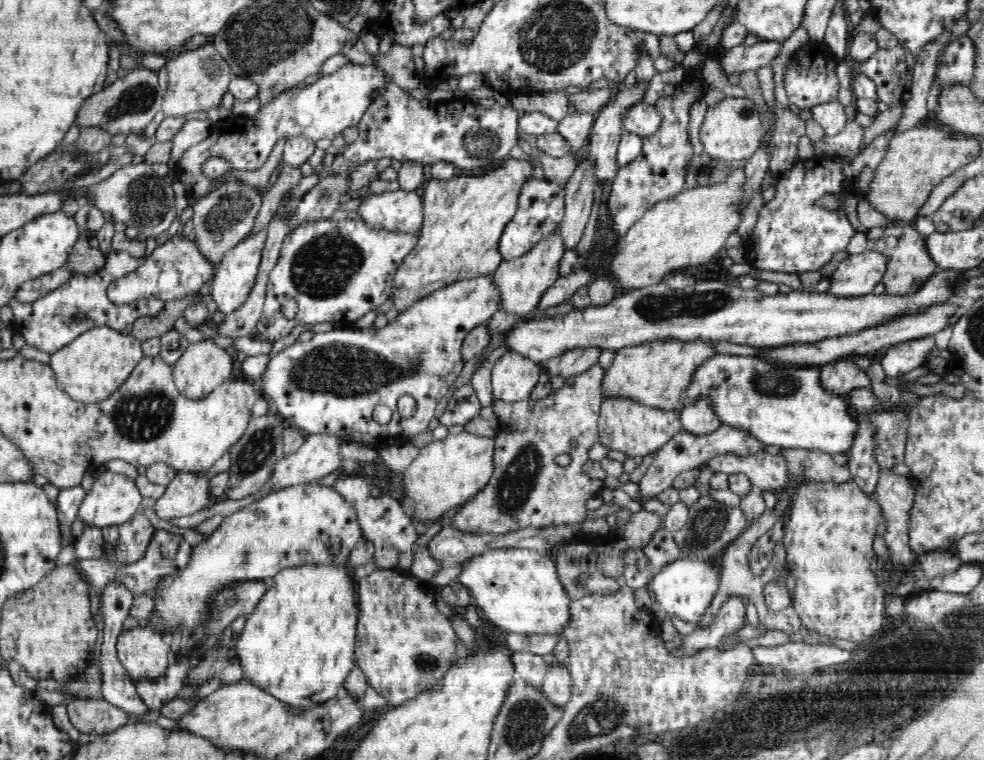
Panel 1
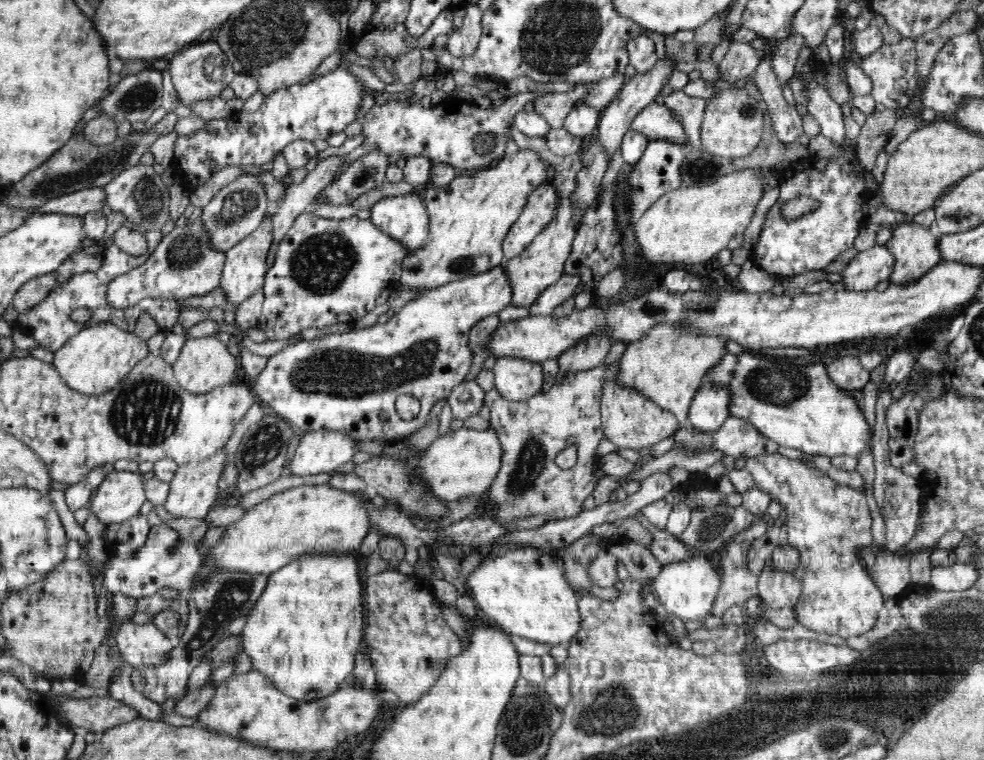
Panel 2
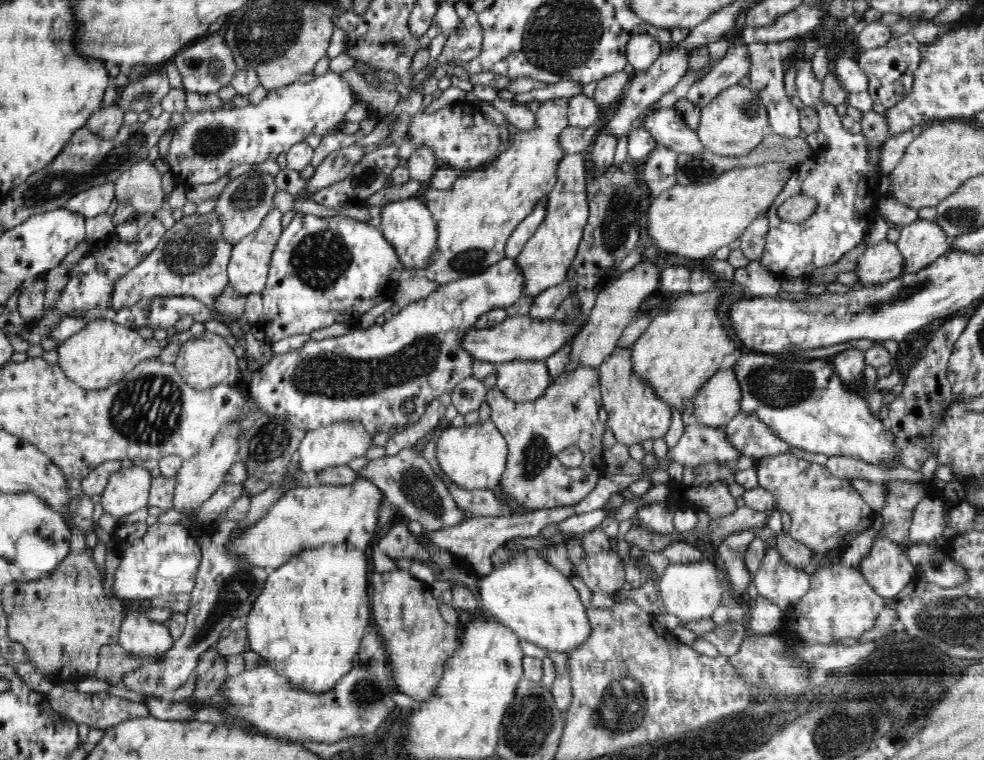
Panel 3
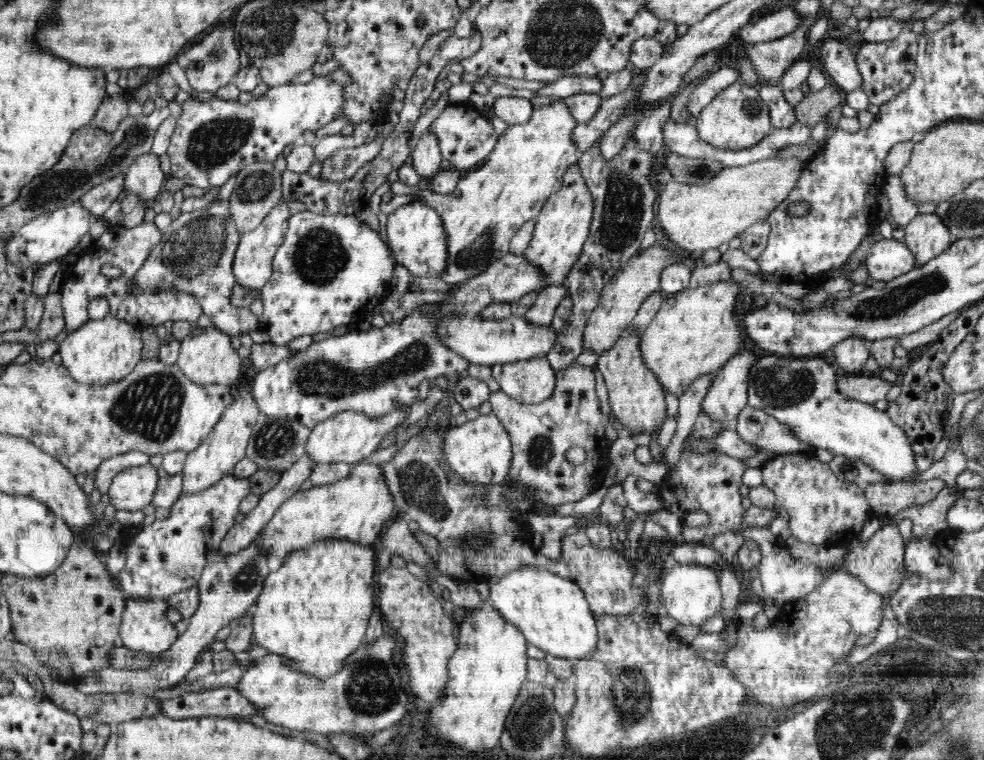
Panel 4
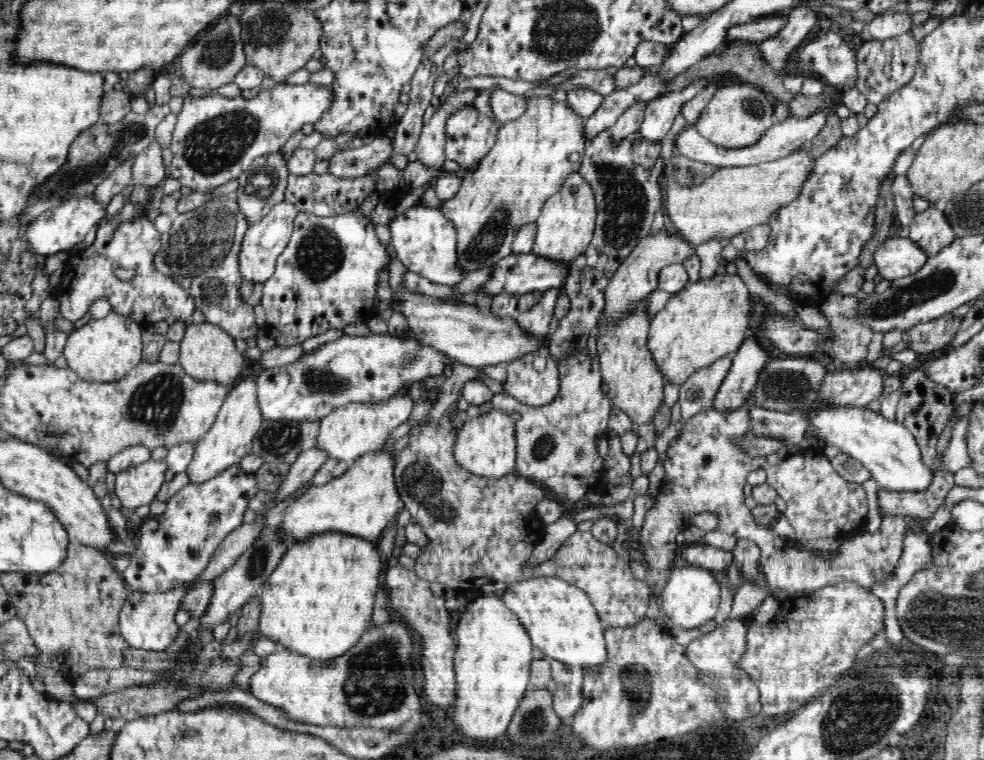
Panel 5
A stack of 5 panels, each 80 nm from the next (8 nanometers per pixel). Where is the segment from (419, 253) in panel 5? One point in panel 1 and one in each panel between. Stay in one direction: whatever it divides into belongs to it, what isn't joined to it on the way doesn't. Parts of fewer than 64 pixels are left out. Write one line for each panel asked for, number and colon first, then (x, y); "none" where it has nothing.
1: (400, 210)
2: (404, 217)
3: (409, 226)
4: (415, 233)

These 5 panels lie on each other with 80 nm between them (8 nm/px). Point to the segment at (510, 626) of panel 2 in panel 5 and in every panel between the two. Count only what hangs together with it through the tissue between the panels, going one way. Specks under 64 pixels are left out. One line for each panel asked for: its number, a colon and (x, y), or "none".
3: (529, 595)
4: (552, 612)
5: (560, 619)

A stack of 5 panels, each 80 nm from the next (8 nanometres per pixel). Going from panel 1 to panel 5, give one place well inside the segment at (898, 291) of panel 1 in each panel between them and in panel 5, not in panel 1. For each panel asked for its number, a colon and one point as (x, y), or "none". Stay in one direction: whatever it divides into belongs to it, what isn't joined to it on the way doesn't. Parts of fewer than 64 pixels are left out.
2: (915, 248)
3: (921, 242)
4: (926, 236)
5: (930, 230)

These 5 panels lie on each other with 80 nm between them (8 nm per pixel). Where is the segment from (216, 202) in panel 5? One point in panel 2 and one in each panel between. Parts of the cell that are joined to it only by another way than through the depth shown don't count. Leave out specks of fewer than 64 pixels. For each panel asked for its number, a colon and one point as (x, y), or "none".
2: (183, 265)
3: (191, 260)
4: (195, 255)

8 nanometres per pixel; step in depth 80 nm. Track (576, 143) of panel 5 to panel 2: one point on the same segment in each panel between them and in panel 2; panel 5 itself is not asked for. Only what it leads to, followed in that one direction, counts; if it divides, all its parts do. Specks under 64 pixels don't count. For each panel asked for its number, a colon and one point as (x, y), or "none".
2: (468, 219)
3: (475, 216)
4: (490, 203)

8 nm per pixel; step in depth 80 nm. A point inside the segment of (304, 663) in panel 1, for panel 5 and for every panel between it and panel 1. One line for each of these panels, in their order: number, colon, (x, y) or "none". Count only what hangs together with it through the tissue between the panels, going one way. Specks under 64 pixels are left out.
2: (304, 631)
3: (308, 622)
4: (314, 610)
5: (318, 602)

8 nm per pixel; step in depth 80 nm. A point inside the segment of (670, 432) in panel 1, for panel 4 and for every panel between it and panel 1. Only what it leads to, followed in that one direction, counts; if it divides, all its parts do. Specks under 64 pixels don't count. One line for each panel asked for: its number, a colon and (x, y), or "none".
2: (630, 420)
3: (635, 412)
4: (636, 397)

